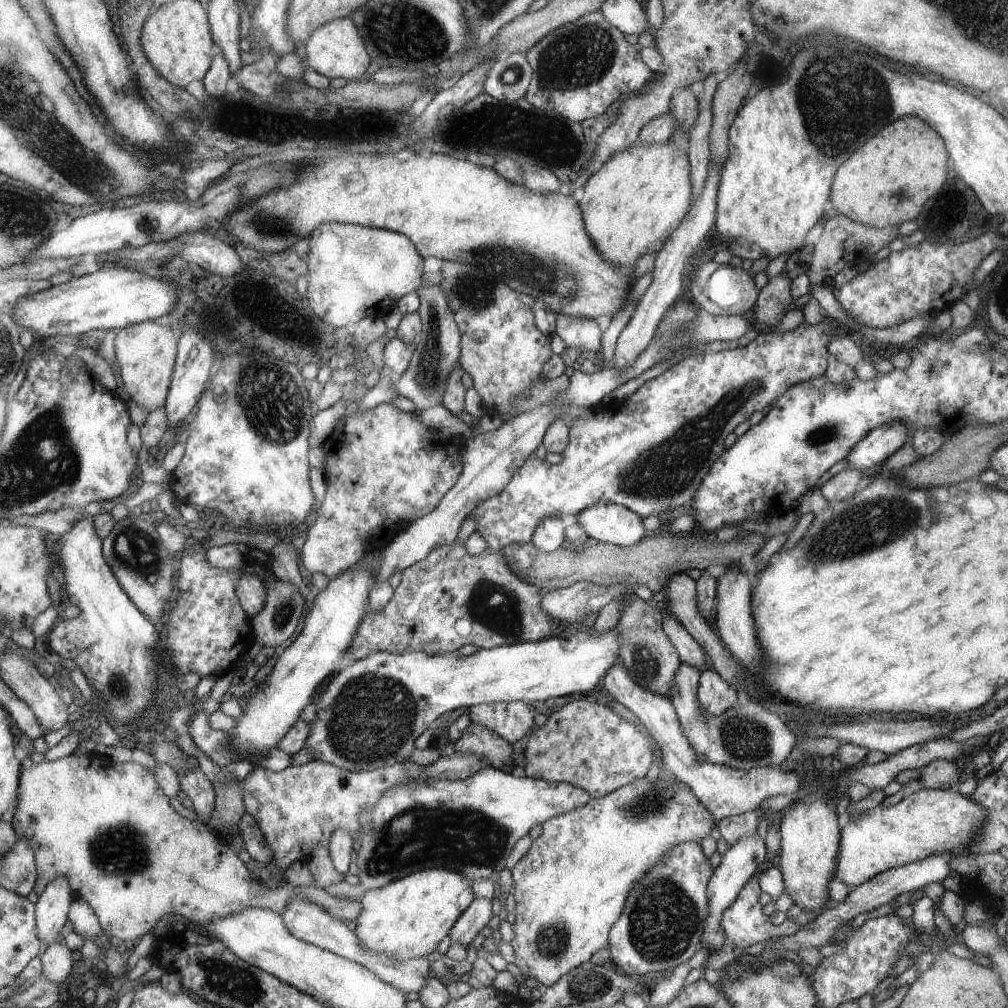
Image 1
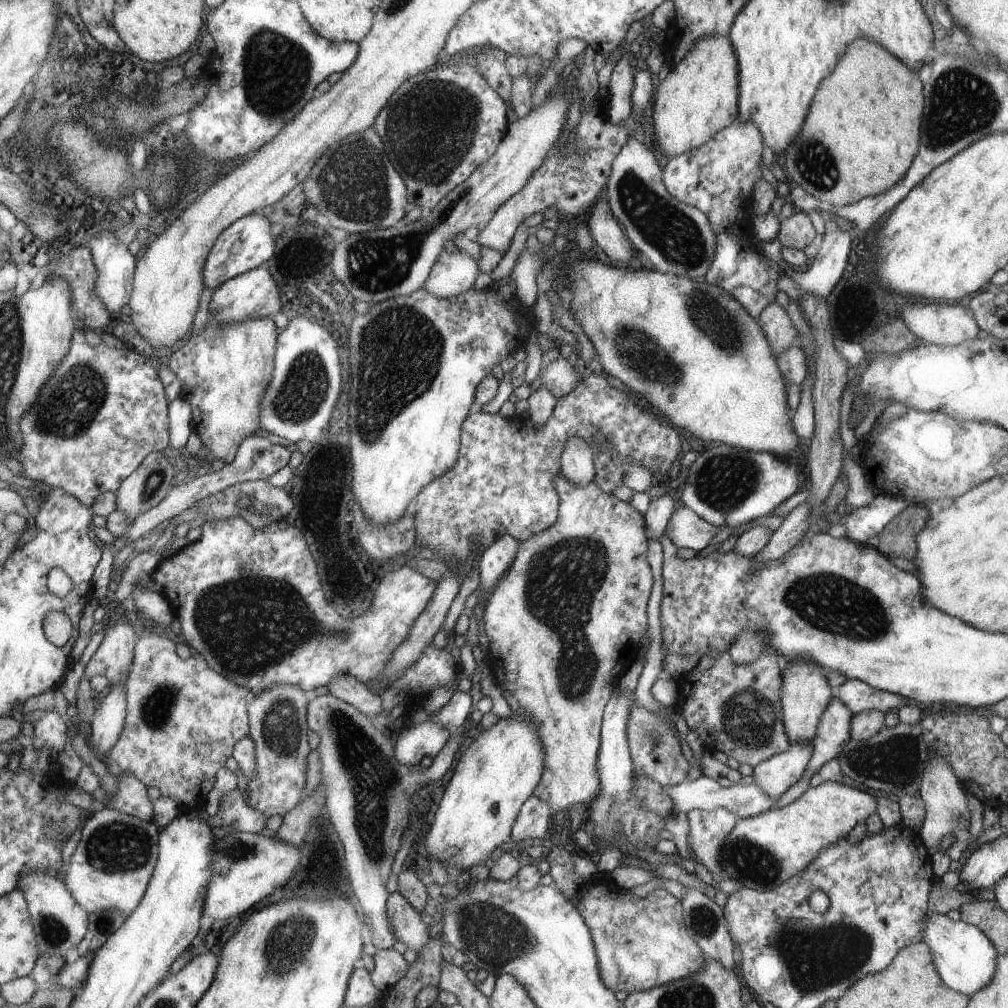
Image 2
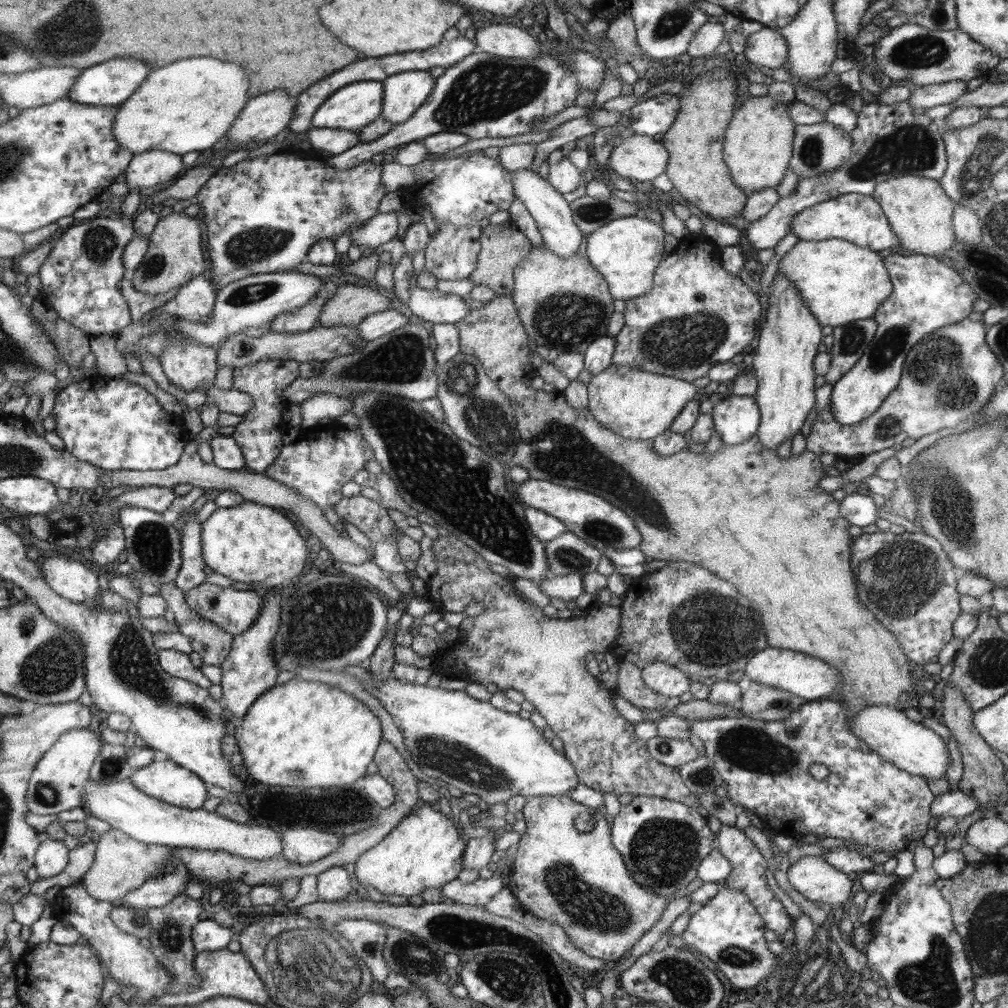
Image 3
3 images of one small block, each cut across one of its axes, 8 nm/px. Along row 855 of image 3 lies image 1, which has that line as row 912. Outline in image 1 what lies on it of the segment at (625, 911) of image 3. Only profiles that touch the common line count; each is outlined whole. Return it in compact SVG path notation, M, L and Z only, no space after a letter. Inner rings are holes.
M662 773L656 781L649 781L644 776L642 779L636 779L632 783L618 788L617 791L611 792L609 795L600 798L591 798L590 802L582 806L582 808L568 812L564 816L557 816L556 818L547 820L540 826L540 836L533 840L532 848L528 850L528 854L524 854L511 870L516 902L516 912L514 914L516 921L511 926L514 931L514 939L511 945L513 946L516 958L515 964L520 968L520 972L525 977L532 976L532 978L536 978L542 984L543 988L546 988L552 986L554 983L558 983L558 980L561 980L562 976L573 971L580 964L590 961L598 951L606 949L606 946L609 944L610 928L621 918L622 911L625 910L626 900L629 899L630 891L634 888L634 882L637 883L638 880L642 880L642 876L646 876L646 872L650 872L650 868L654 868L654 864L658 864L666 856L666 850L670 850L670 848L674 848L676 844L682 844L682 842L692 842L692 840L700 842L700 840L703 840L712 832L717 823L714 822L714 816L696 798L696 794L692 792L688 784L682 782L682 780L678 780L676 776Z

